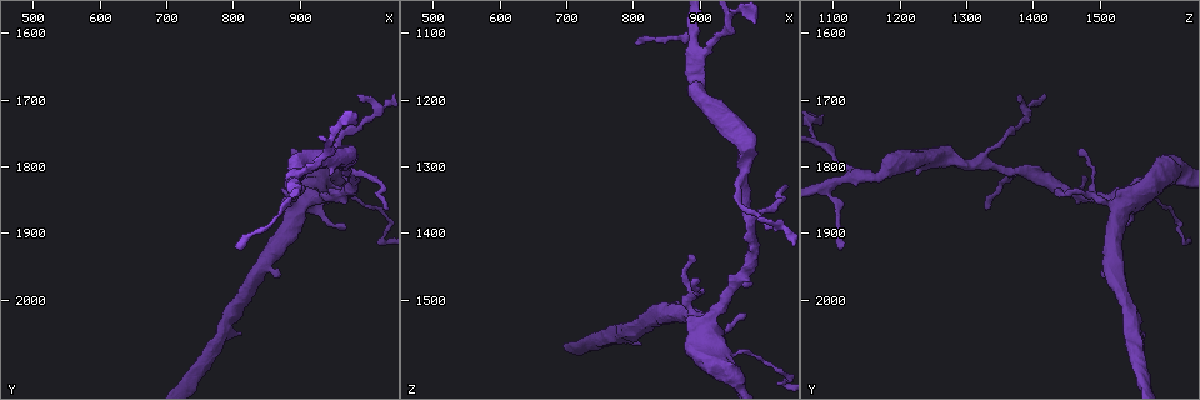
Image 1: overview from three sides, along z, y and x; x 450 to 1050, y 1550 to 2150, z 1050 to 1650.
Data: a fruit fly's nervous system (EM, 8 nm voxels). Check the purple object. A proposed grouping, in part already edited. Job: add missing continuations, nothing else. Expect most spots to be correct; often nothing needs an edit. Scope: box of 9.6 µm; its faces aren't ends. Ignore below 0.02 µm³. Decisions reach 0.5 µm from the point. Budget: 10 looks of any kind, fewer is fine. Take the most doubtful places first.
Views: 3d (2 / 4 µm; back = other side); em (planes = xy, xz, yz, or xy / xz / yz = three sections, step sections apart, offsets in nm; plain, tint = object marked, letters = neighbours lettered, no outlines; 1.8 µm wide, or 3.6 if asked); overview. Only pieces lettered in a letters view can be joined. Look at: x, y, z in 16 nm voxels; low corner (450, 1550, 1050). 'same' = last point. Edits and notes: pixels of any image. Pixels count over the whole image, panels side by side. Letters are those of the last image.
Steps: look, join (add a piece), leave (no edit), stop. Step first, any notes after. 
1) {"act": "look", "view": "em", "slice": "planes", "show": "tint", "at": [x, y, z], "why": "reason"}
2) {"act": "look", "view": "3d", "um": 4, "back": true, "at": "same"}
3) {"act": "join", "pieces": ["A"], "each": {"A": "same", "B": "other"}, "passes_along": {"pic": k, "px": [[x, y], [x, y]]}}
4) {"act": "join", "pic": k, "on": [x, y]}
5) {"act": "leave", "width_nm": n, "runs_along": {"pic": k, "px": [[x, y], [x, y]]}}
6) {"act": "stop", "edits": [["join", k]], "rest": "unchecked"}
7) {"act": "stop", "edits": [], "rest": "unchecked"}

{"act": "look", "view": "em", "slice": "xy", "step": 8, "show": "letters", "at": [890, 1815, 1145], "why": "thin arm on a thick one"}

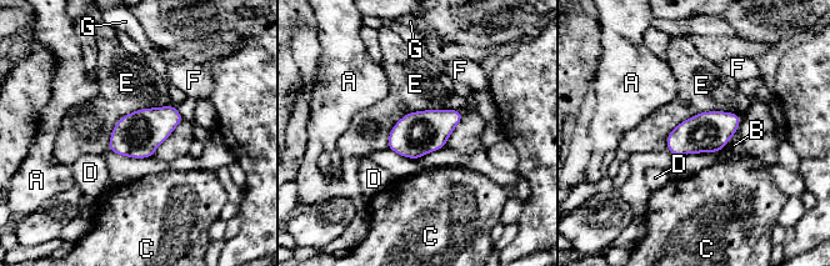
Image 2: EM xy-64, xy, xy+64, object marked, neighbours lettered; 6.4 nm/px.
{"act": "look", "view": "em", "slice": "planes", "show": "letters", "at": "same", "why": "cut it another way"}

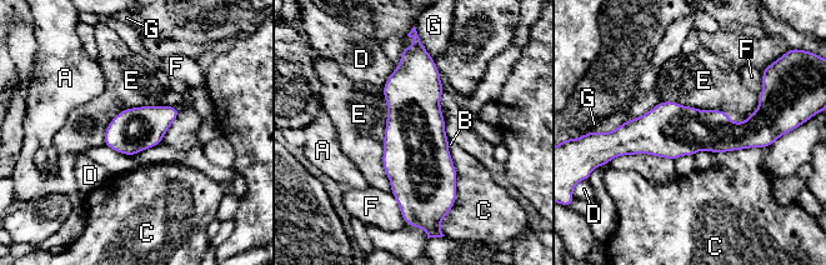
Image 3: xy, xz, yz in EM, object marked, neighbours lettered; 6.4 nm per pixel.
{"act": "leave", "width_nm": 280, "each": {"A": "other", "B": "other", "C": "other", "D": "other", "E": "other", "F": "other", "G": "other"}, "runs_along": {"pic": 3, "px": [[769, 126], [619, 139]]}, "found": "none of them fits"}

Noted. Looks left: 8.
{"act": "look", "view": "em", "slice": "planes", "show": "letters", "at": [805, 1915, 1115], "why": "thin end"}

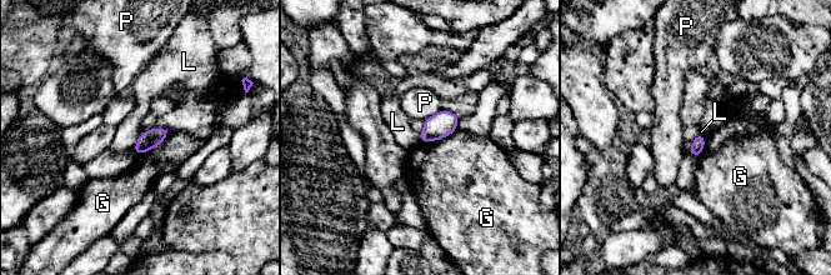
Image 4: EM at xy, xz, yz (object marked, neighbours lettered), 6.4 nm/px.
{"act": "leave", "each": {"G": "other", "L": "other", "P": "other"}, "border": {"pic": 4, "px": [[140, 133], [131, 150]]}, "found": "no lettered piece goes on from it"}

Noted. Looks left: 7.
{"act": "look", "view": "em", "um": 3.6, "slice": "xy", "step": 4, "show": "tint", "at": [955, 1830, 1580], "why": "thick turns thin"}

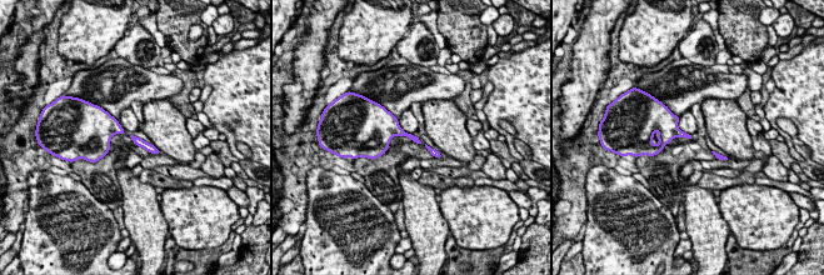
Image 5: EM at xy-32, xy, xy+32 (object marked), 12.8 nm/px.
{"act": "look", "view": "em", "um": 3.6, "slice": "planes", "show": "tint", "at": "same"}

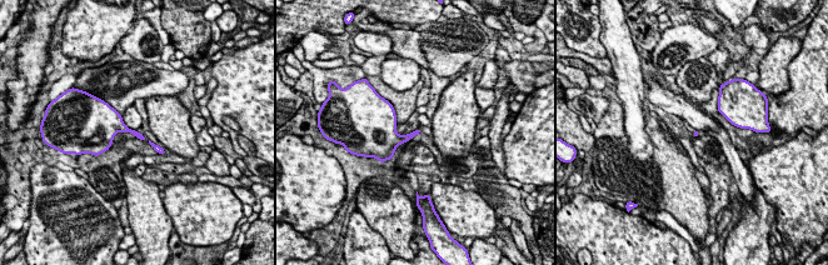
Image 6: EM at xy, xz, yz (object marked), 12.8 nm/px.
{"act": "look", "view": "em", "um": 3.6, "slice": "planes", "show": "letters", "at": "same"}

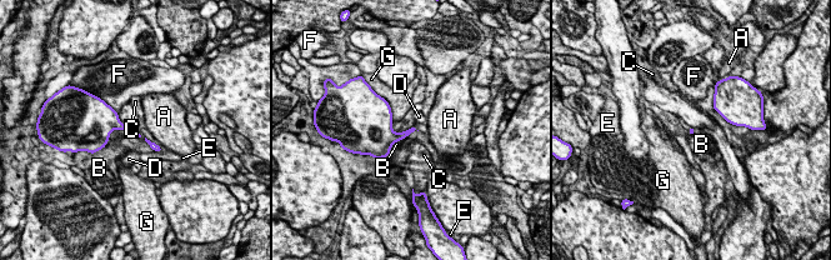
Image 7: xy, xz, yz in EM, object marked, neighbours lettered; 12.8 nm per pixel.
{"act": "leave", "each": {"A": "other", "B": "other", "C": "other", "D": "other", "E": "other", "F": "other", "G": "other"}, "border": {"pic": 7, "px": [[101, 99], [118, 113]]}, "found": "none of them fits"}

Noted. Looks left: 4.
{"act": "look", "view": "3d", "um": 4, "at": [870, 1960, 1505], "why": "branch stops here"}

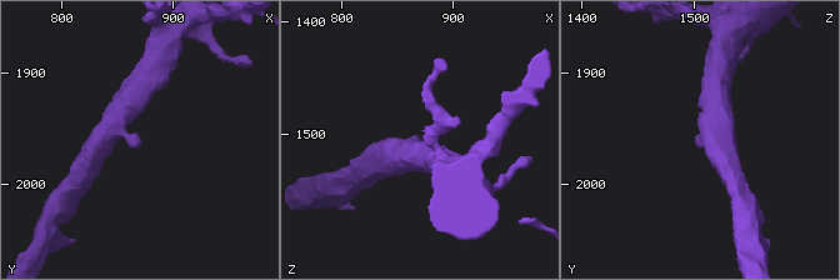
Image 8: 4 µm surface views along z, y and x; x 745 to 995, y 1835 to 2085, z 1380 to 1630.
{"act": "look", "view": "em", "slice": "planes", "show": "tint", "at": [872, 1964, 1506], "why": "now the EM"}

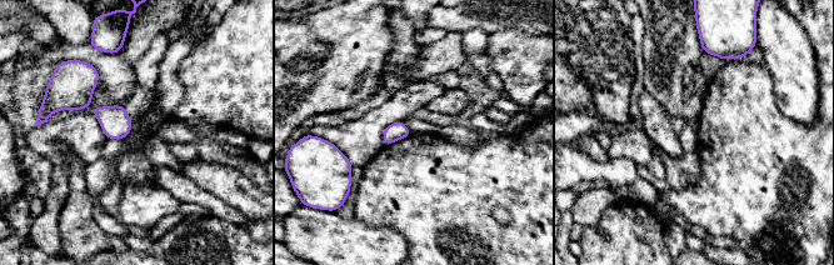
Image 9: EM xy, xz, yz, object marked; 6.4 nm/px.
{"act": "look", "view": "em", "slice": "planes", "show": "letters", "at": "same", "why": "what lies round it"}

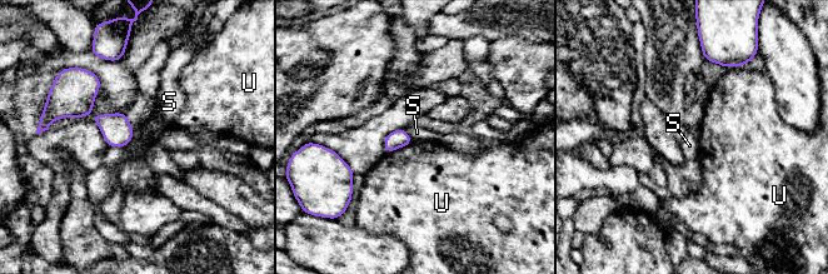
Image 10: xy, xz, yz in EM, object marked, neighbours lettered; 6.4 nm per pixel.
{"act": "leave", "each": {"S": "other", "U": "other"}, "border": {"pic": 10, "px": [[135, 130], [131, 139], [121, 148]]}, "found": "none of them fits"}

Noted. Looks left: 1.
{"act": "stop", "edits": [], "rest": "unchecked"}

